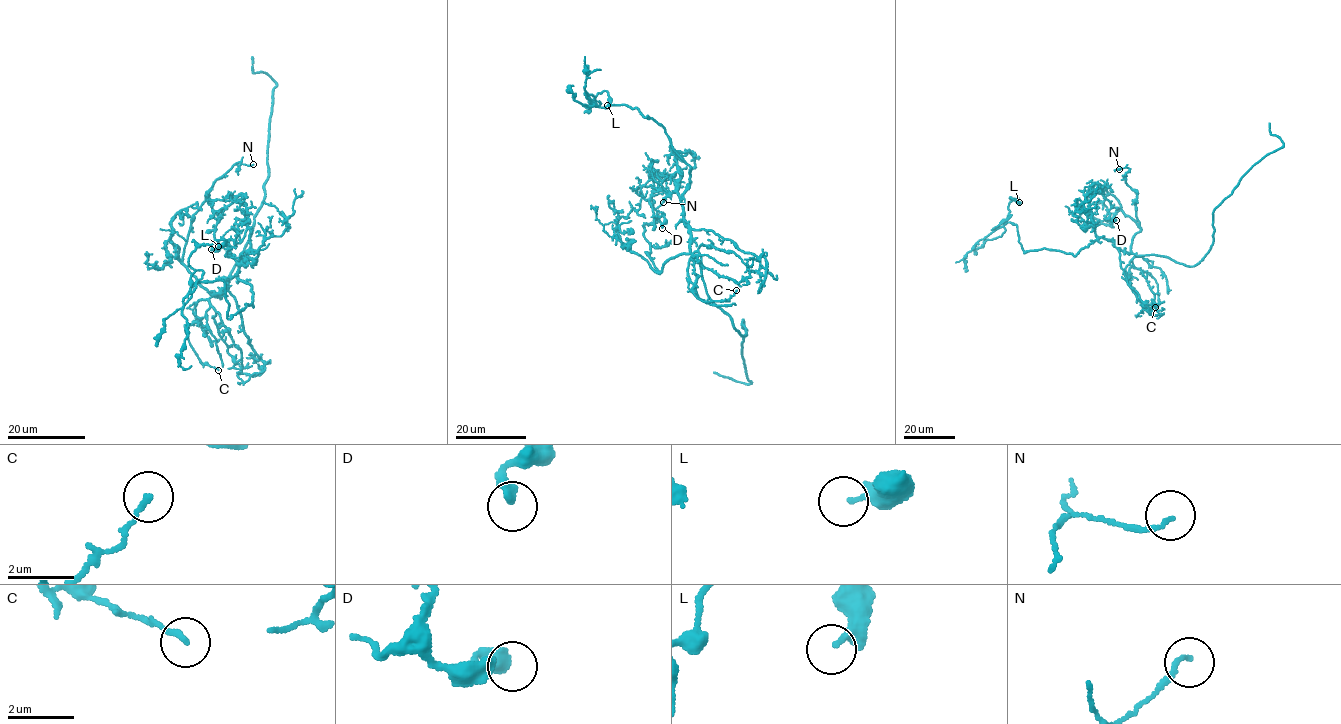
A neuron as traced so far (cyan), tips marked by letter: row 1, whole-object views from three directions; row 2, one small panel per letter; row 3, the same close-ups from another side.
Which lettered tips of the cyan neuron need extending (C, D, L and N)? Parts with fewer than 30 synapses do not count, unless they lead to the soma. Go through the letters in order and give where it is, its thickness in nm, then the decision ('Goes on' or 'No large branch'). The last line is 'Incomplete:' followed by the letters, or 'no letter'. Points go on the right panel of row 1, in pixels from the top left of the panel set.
C: Place: (1155, 307). Thickness 170 nm. No large branch
D: Place: (1116, 220). Thickness 400 nm. No large branch
L: Place: (1019, 202). Thickness 280 nm. No large branch
N: Place: (1119, 169). Thickness 110 nm. No large branch
Incomplete: no letter

